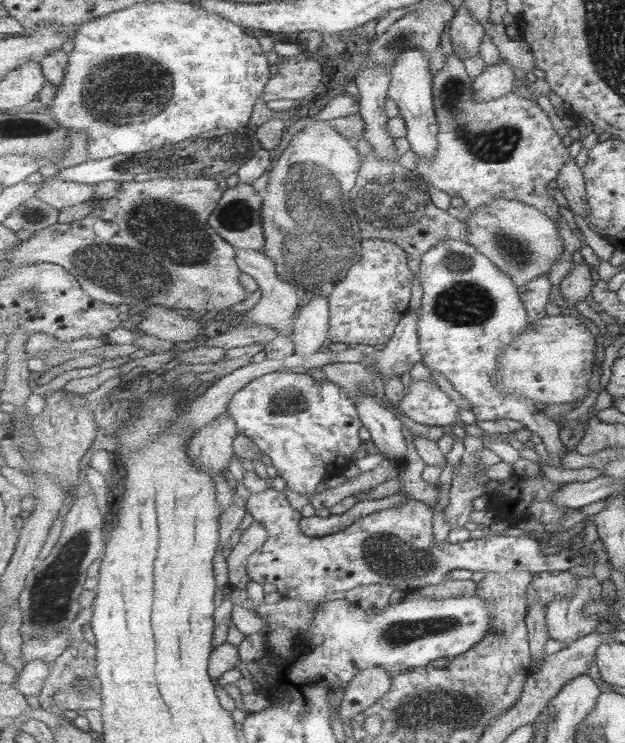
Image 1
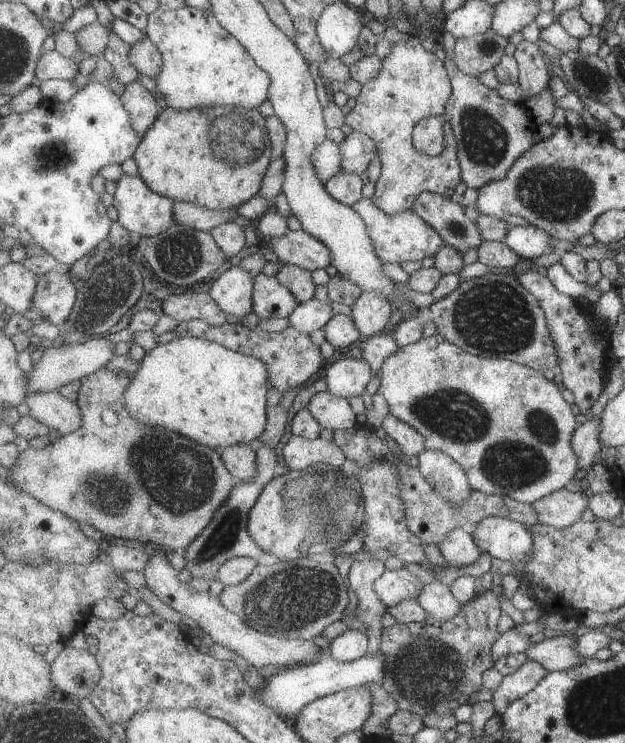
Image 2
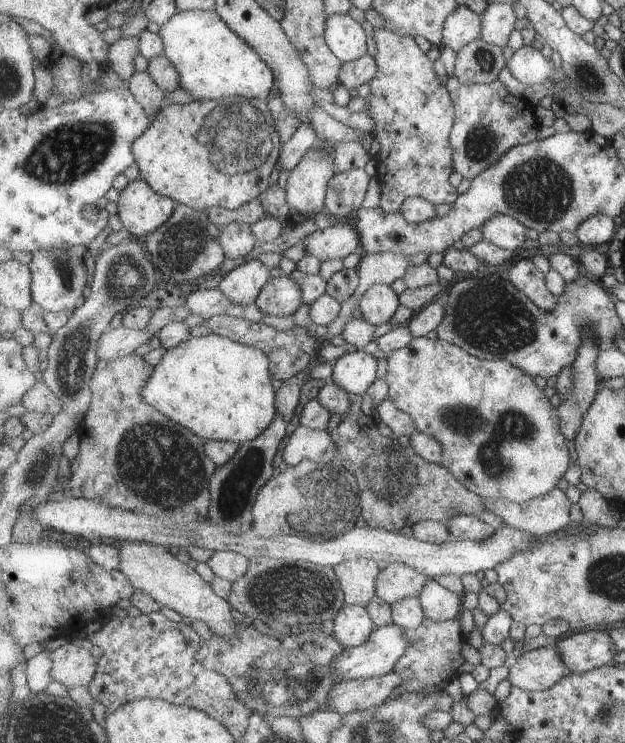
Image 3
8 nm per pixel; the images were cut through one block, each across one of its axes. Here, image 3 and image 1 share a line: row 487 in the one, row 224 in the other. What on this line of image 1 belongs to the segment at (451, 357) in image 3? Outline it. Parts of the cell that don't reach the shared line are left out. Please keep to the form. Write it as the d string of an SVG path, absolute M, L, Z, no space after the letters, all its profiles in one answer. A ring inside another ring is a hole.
M497 198L483 205L466 218L469 233L467 242L488 255L494 263L513 278L517 287L548 274L565 254L565 244L559 235L557 223L549 215L526 202L510 198Z

